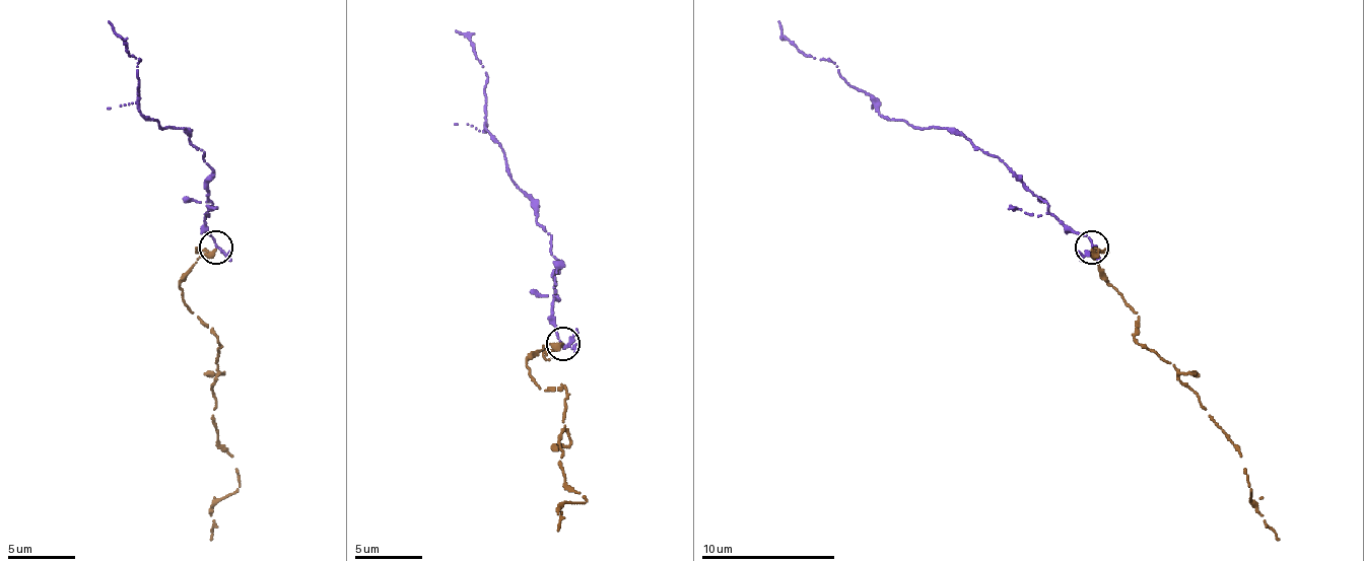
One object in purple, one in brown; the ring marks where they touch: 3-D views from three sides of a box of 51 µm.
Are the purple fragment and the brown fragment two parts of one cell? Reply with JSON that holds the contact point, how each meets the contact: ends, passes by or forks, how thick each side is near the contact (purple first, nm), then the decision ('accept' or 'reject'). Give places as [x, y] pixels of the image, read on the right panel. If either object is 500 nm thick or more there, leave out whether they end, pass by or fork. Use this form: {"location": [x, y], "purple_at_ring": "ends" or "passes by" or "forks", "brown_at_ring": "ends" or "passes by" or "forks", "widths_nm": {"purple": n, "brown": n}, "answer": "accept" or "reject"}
{"location": [1091, 247], "purple_at_ring": "forks", "brown_at_ring": "ends", "widths_nm": {"purple": 160, "brown": 400}, "answer": "accept"}

